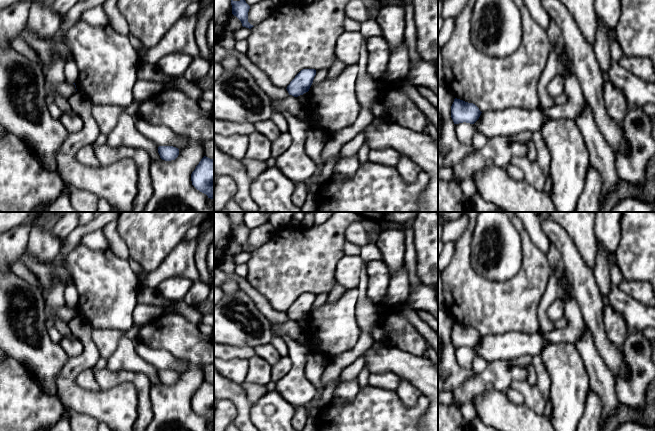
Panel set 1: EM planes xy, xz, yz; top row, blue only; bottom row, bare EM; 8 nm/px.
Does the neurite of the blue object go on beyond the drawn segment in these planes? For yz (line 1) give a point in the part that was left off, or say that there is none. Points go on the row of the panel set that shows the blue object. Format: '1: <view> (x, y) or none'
1: none

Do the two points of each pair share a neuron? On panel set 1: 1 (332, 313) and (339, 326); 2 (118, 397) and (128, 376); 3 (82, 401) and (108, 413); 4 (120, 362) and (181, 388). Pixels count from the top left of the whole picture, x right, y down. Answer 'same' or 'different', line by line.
1: same
2: different
3: same
4: different

